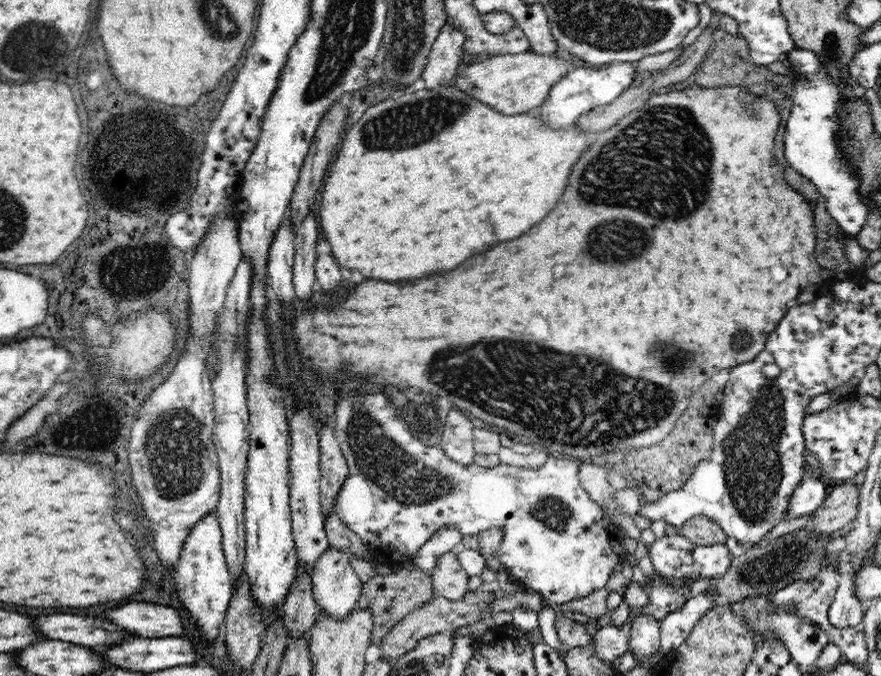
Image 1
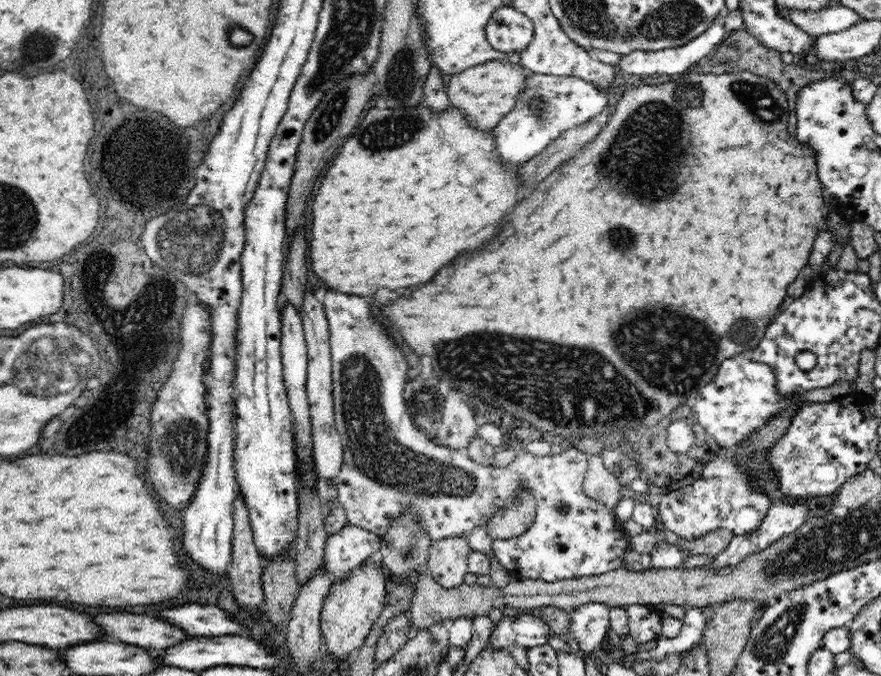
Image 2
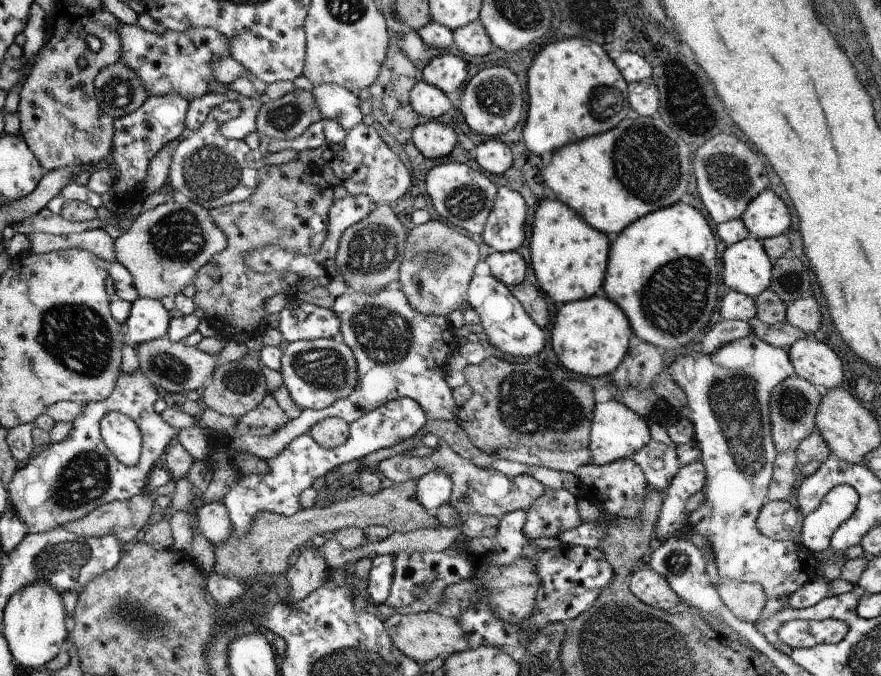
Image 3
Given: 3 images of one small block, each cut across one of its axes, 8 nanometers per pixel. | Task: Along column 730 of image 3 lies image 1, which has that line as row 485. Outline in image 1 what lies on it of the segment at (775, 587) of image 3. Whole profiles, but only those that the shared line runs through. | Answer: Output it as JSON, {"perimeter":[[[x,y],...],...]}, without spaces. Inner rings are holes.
{"perimeter":[[[354,391],[348,392],[348,394],[340,394],[340,398],[336,402],[335,415],[336,421],[333,423],[332,428],[341,446],[341,451],[347,460],[349,473],[336,497],[334,512],[350,530],[354,531],[362,539],[362,542],[372,554],[385,562],[400,565],[401,563],[412,560],[416,551],[422,548],[422,545],[427,540],[430,540],[438,530],[441,530],[442,526],[453,526],[463,537],[477,536],[483,530],[494,527],[504,529],[504,539],[496,550],[496,556],[504,568],[508,569],[508,572],[517,578],[523,588],[532,589],[534,592],[540,593],[546,599],[547,606],[564,604],[564,602],[568,602],[569,600],[584,598],[584,596],[592,594],[595,590],[600,590],[621,563],[622,554],[619,549],[622,539],[621,531],[581,486],[581,481],[578,477],[578,468],[583,463],[582,461],[552,454],[548,457],[545,464],[539,466],[537,469],[516,467],[505,463],[500,463],[494,468],[484,468],[478,466],[475,462],[470,466],[464,466],[449,459],[440,447],[428,447],[422,444],[414,435],[411,435],[410,429],[407,425],[401,423],[398,410],[384,392],[378,392],[378,394],[368,393],[363,396],[355,396]]]}

